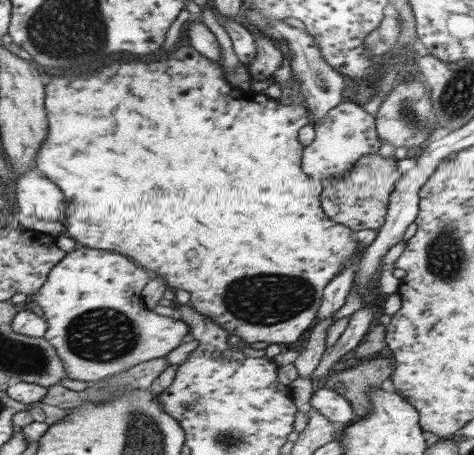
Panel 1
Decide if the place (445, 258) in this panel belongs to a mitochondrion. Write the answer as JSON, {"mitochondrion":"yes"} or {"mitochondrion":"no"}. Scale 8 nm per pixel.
{"mitochondrion":"yes"}

